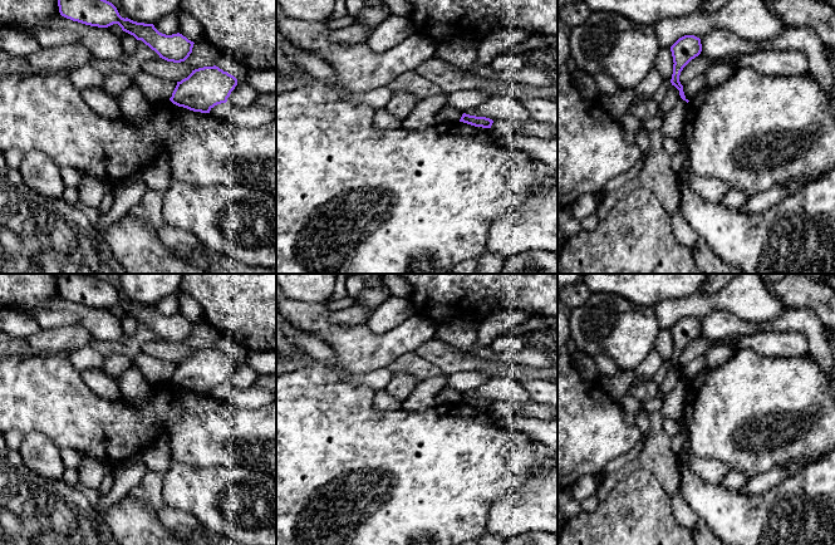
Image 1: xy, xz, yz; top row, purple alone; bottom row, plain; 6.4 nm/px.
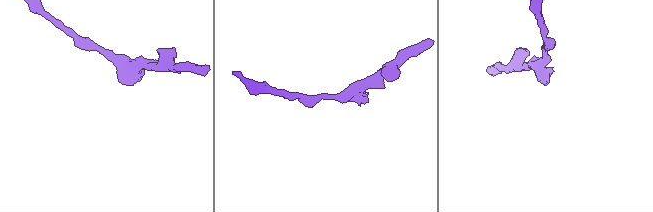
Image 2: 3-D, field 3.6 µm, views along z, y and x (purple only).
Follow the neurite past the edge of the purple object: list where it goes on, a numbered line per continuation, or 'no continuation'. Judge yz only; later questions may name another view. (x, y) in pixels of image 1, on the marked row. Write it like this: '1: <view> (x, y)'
no continuation

